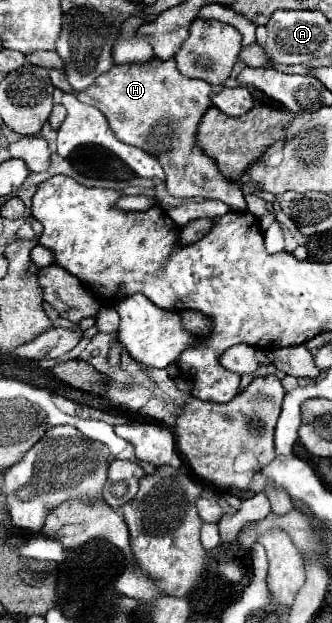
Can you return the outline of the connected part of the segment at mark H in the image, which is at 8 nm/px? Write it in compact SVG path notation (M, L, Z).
M152 58L144 64L112 66L112 70L98 76L90 88L78 92L78 100L98 108L120 142L150 152L150 156L162 164L170 196L220 200L242 212L246 210L246 202L240 184L228 182L220 174L214 160L204 156L196 144L198 124L204 112L212 106L210 94L218 90L220 86L206 84L204 80L190 80L178 74L174 58Z

